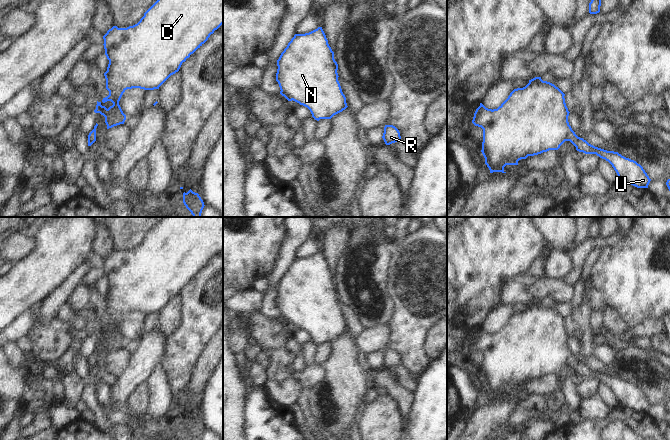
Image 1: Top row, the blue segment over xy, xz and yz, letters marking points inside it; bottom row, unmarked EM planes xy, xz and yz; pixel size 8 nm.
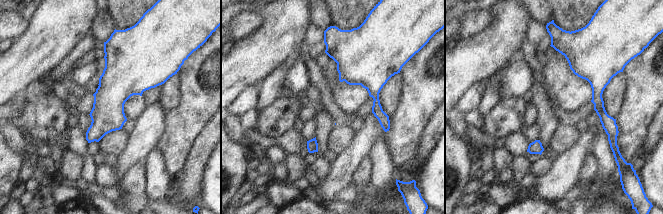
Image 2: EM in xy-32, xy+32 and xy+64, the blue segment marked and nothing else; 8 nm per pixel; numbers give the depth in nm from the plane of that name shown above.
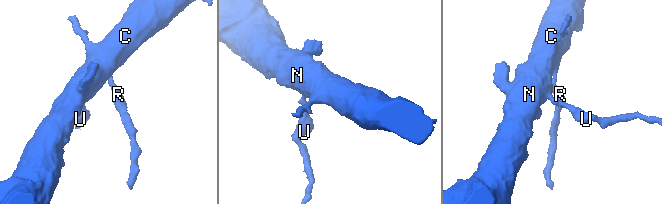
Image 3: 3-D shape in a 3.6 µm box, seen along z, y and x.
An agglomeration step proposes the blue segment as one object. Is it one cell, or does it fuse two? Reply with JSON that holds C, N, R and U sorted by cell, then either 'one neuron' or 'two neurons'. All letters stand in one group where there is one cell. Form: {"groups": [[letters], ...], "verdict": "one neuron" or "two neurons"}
{"groups": [["C", "N", "R", "U"]], "verdict": "one neuron"}

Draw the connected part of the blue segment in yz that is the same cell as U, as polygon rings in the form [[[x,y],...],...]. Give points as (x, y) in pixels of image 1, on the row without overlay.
[[[535,301],[529,304],[525,311],[514,313],[497,333],[488,333],[480,327],[474,337],[472,347],[483,353],[481,376],[490,397],[506,397],[504,395],[506,389],[518,389],[518,385],[521,383],[549,374],[558,374],[565,365],[570,365],[577,375],[596,378],[608,385],[620,405],[637,412],[648,412],[651,403],[636,385],[626,382],[618,376],[595,371],[575,358],[568,346],[570,336],[564,320],[565,318],[554,308],[543,305],[541,301]]]

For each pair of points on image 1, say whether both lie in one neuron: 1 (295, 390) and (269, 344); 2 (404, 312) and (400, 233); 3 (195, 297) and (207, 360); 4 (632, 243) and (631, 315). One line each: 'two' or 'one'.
1: one
2: two
3: two
4: one

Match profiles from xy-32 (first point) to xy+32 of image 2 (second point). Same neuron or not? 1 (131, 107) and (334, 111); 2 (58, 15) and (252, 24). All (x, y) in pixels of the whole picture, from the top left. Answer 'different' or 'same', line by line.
1: different
2: different

